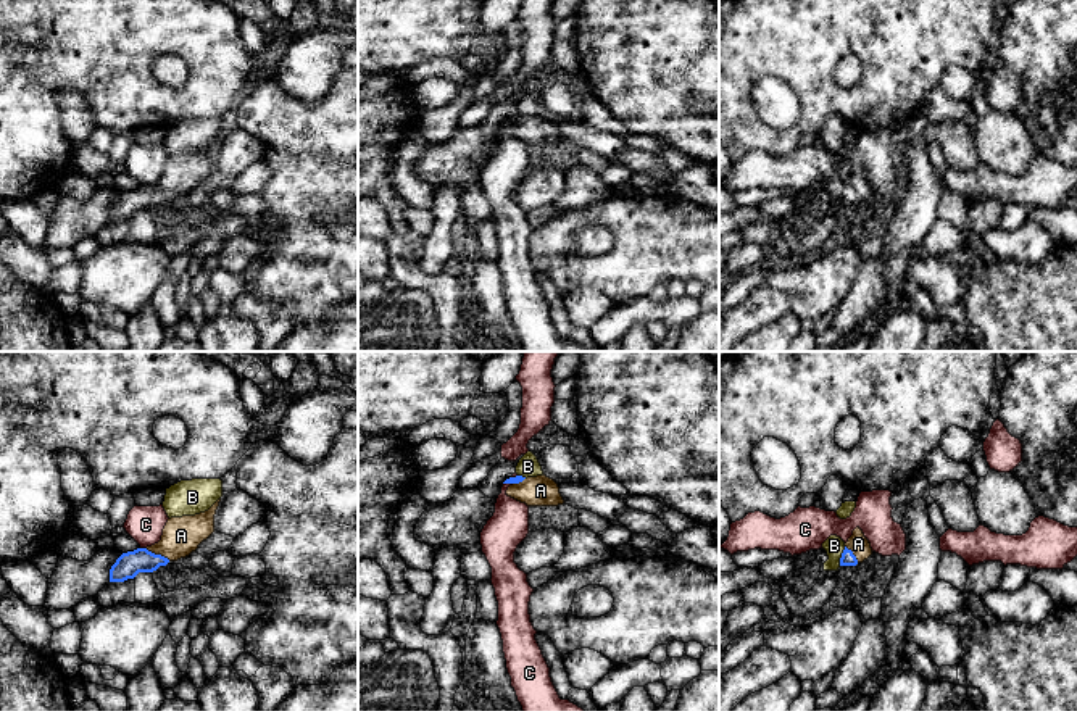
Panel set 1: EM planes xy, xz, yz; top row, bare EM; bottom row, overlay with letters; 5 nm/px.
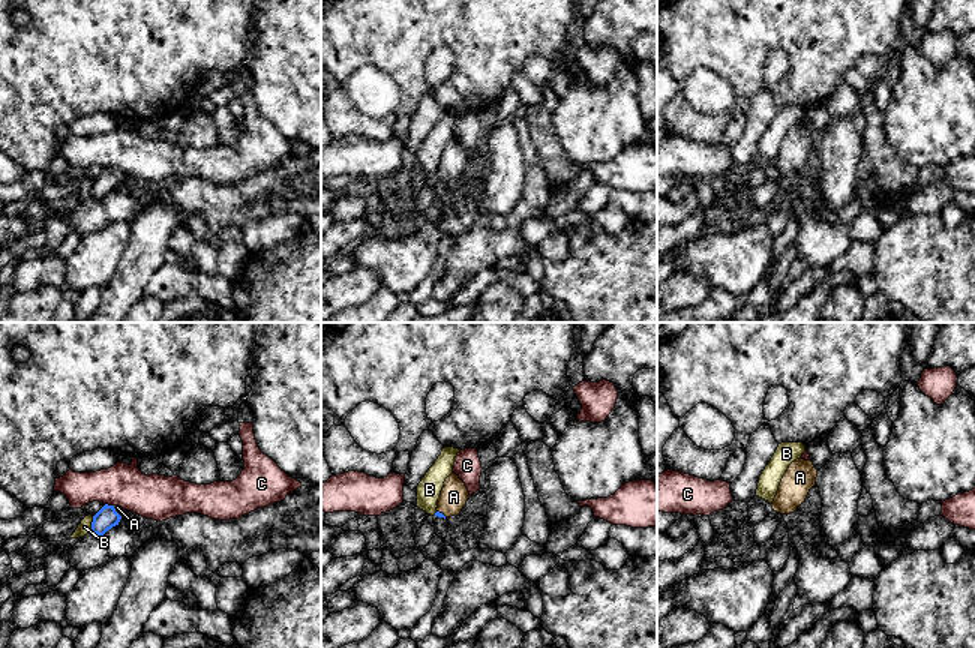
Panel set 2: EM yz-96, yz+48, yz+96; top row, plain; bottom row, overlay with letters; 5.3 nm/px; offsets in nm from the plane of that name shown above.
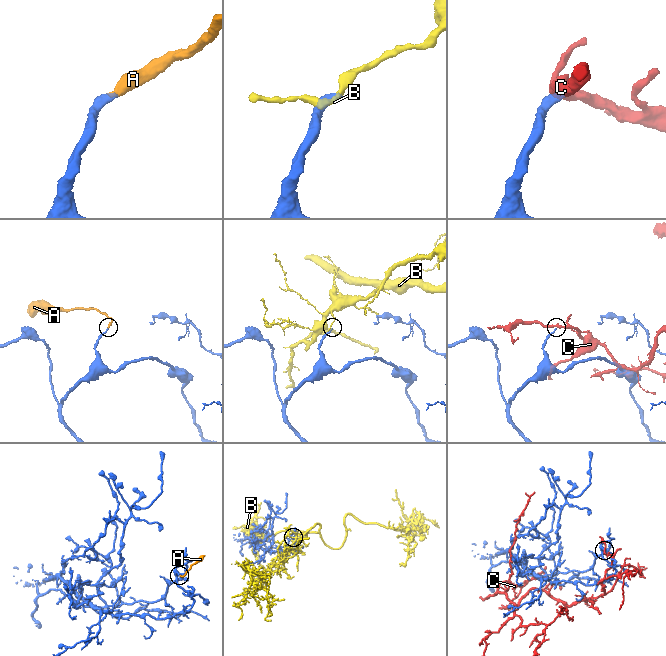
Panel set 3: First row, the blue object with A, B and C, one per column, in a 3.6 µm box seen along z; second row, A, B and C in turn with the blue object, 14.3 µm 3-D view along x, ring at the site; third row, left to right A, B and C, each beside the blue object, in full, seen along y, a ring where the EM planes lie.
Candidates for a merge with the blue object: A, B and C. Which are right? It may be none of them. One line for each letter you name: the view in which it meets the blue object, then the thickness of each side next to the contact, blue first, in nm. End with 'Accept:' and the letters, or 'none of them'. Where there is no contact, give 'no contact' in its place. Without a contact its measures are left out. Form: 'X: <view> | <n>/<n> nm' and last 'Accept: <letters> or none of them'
A: xy | 120/190 nm
Accept: A

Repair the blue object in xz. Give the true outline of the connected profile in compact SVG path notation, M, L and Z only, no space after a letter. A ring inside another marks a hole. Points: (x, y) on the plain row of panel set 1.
M545 113L527 118L516 114L506 118L503 123L509 124L506 129L508 135L527 145L558 145L564 142L558 123Z

